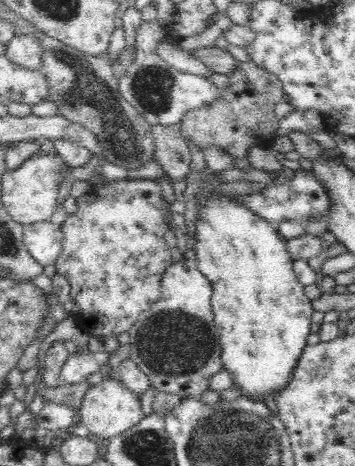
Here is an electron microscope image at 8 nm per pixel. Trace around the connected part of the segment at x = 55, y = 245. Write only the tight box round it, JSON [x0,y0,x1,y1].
[23,220,63,267]

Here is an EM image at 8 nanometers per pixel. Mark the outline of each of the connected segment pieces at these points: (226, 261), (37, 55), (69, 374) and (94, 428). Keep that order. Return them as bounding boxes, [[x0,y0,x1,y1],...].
[[194,195,314,400],[5,34,42,71],[63,348,108,384],[78,377,145,441]]

